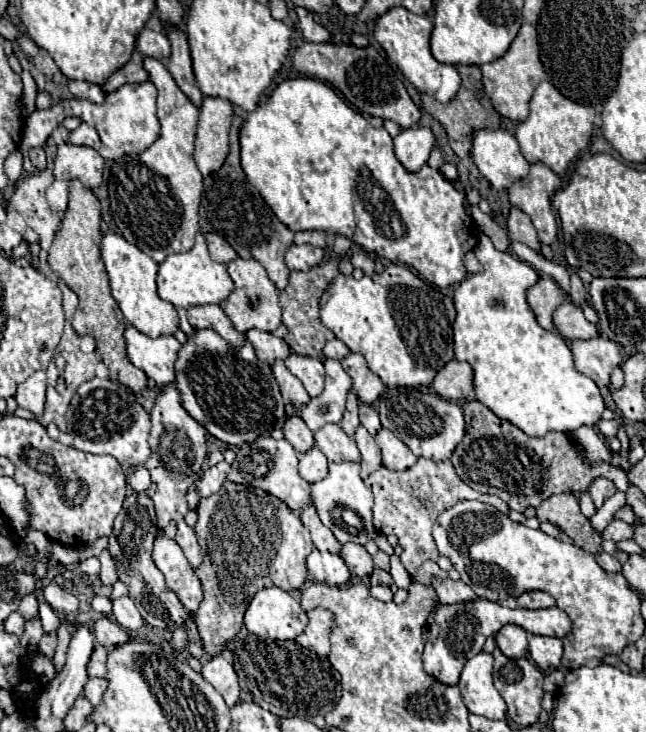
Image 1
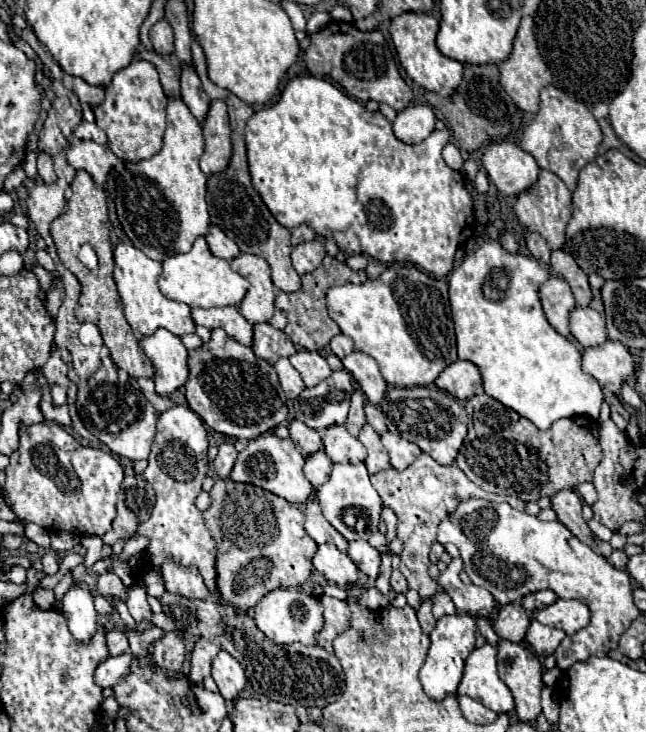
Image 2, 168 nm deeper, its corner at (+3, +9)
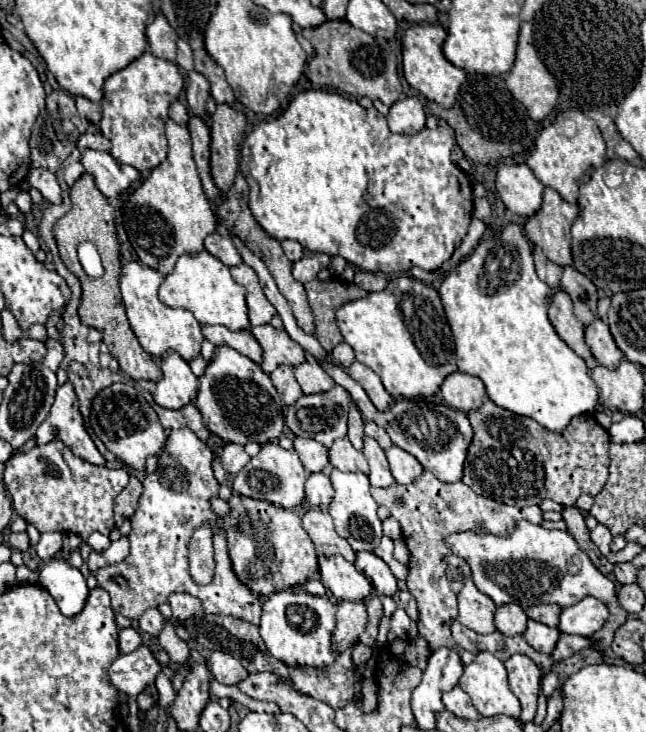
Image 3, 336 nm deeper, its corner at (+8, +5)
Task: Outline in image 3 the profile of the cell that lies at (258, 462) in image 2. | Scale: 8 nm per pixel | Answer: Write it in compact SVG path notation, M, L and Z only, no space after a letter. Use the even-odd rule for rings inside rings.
M263 443L259 455L251 457L251 461L235 475L233 491L253 499L269 501L283 509L291 509L301 505L305 499L305 489L303 489L305 479L307 479L307 471L301 465L299 455L295 451L287 451L277 443Z

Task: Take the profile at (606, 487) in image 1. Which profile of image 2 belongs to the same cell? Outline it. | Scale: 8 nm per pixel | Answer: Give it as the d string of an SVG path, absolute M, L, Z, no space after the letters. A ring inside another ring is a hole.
M582 483L582 485L578 487L578 495L580 495L588 505L592 505L592 503L596 501L596 497L598 497L592 483Z

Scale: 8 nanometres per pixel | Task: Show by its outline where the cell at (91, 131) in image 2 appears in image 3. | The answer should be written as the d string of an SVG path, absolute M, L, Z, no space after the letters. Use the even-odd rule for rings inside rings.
M83 133L77 141L79 149L97 149L97 151L109 151L111 145L101 133Z

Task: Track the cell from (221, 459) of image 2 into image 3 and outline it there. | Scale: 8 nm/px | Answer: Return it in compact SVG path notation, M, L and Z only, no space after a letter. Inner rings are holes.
M227 443L223 447L221 453L221 465L225 469L227 475L235 475L239 473L249 461L249 455L243 451L243 445L235 445L235 443Z

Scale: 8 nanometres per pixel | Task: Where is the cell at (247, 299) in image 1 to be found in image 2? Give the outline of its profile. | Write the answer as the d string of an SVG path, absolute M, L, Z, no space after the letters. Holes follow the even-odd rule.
M240 253L230 261L230 267L250 281L250 289L242 299L238 311L252 323L270 321L274 315L274 285L270 281L270 265L256 255Z

